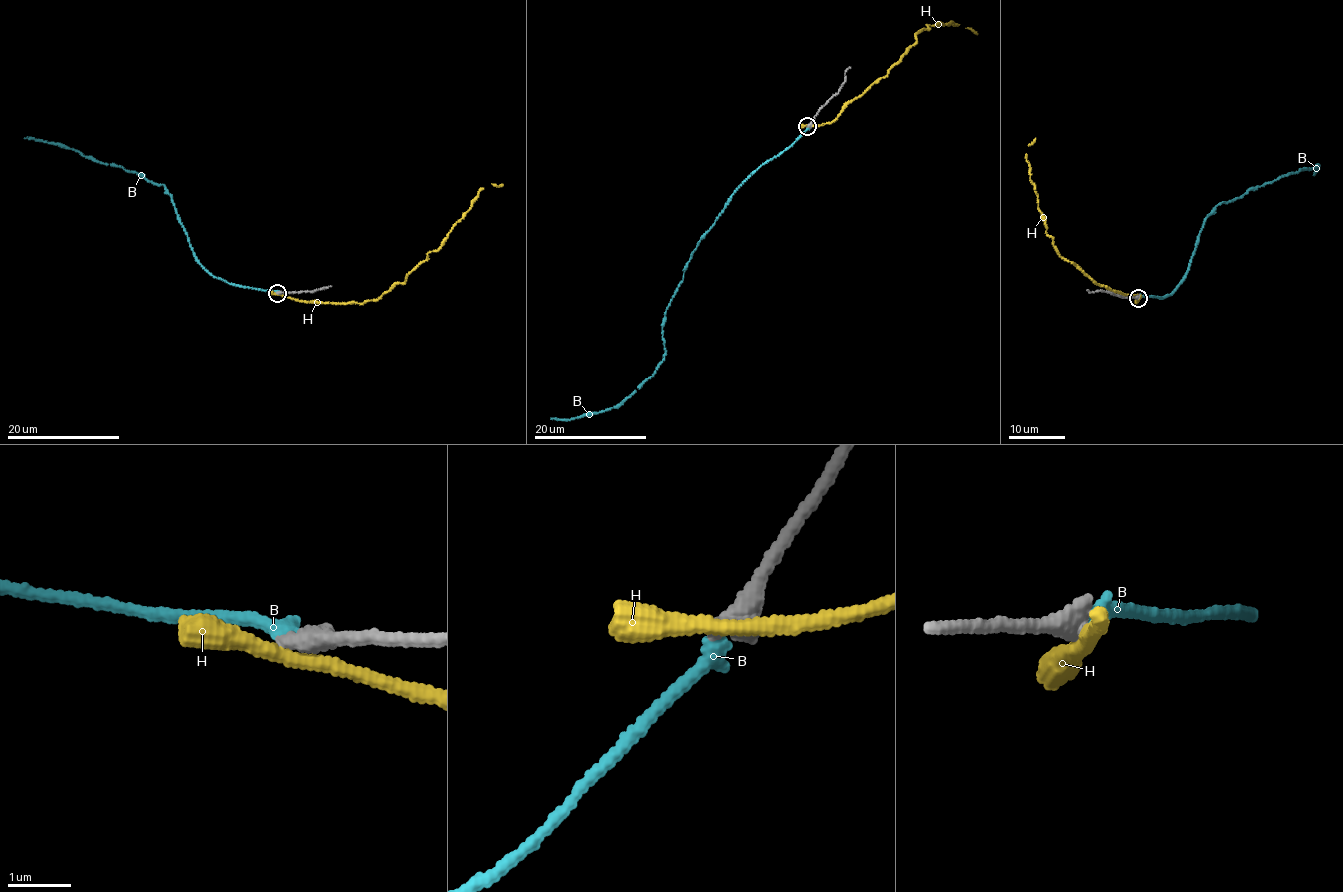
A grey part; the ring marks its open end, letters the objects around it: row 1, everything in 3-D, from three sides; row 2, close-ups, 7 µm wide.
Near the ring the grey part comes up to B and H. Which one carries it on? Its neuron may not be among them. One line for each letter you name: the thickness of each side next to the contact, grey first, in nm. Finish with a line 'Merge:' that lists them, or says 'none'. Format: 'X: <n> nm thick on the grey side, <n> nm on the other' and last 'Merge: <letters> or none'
B: 360 nm thick on the grey side, 240 nm on the other
Merge: B

